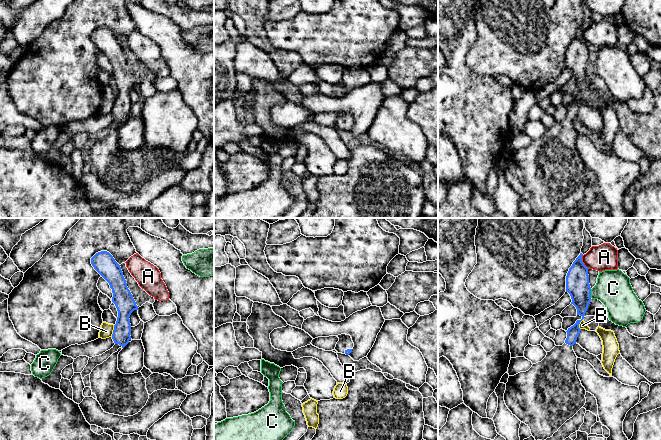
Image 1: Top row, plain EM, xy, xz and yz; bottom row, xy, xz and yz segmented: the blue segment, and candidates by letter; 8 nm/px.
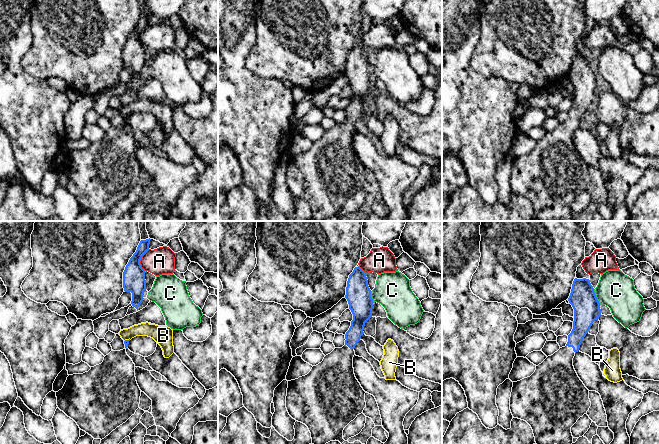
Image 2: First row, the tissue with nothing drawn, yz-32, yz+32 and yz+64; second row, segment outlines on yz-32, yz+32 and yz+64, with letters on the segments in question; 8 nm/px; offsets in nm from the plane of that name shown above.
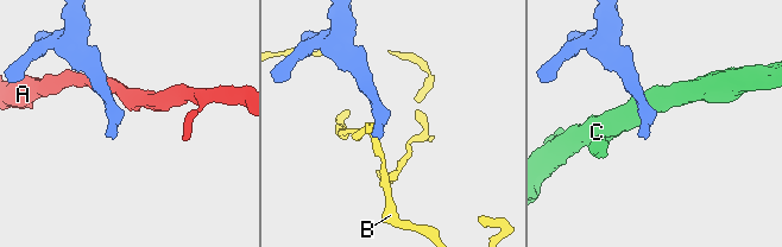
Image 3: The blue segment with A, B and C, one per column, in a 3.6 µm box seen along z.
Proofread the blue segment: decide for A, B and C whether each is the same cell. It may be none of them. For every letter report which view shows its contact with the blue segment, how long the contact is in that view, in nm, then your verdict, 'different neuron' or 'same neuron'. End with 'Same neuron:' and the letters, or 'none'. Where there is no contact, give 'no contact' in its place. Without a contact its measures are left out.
A: contact in yz; length 130 nm; different neuron
B: contact in xy; length 100 nm; different neuron
C: contact in yz; length 70 nm; different neuron
Same neuron: none

